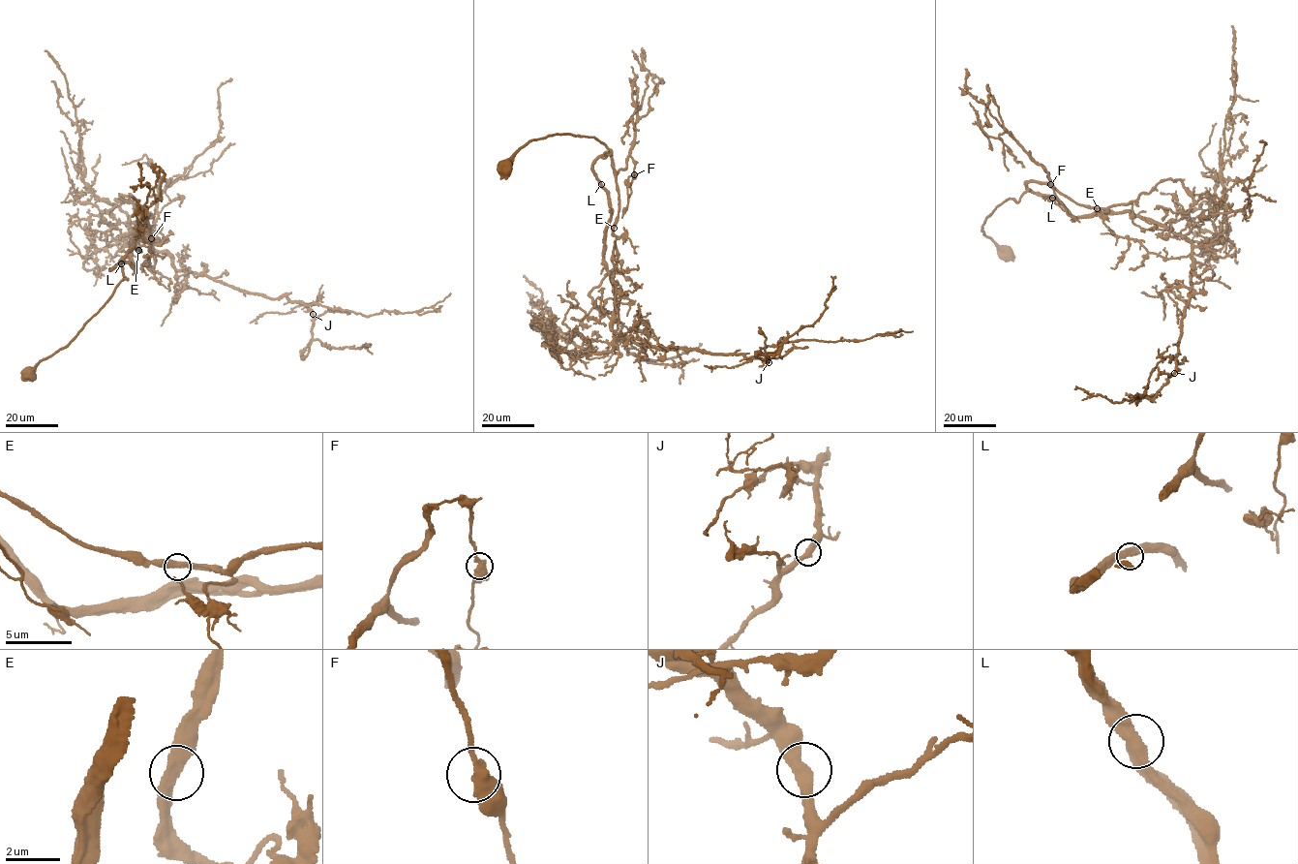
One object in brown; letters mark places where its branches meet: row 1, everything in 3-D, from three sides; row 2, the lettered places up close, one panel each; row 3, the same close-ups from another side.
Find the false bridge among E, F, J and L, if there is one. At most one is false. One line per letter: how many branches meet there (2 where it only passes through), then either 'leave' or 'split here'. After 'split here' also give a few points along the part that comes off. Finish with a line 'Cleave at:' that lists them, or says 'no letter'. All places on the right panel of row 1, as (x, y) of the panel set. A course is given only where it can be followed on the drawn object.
E: 2 branches meet; leave
F: 2 branches meet; leave
J: 2 branches meet; leave
L: 2 branches meet; leave
Cleave at: no letter

